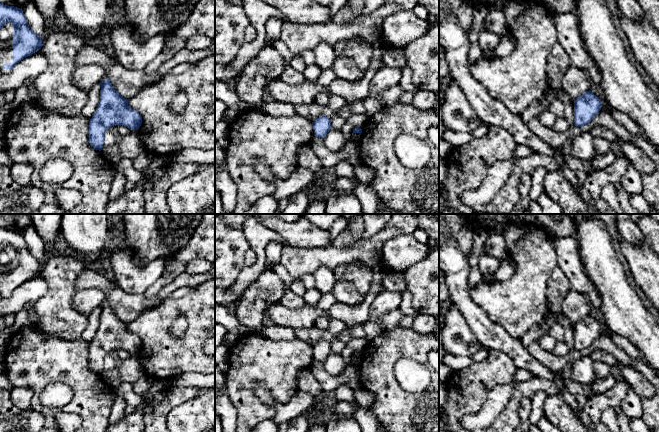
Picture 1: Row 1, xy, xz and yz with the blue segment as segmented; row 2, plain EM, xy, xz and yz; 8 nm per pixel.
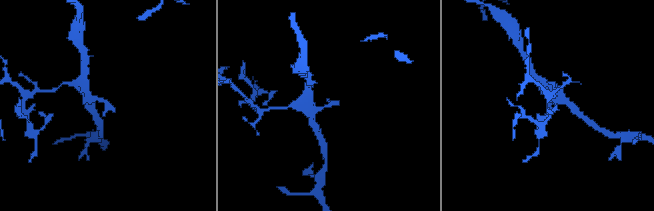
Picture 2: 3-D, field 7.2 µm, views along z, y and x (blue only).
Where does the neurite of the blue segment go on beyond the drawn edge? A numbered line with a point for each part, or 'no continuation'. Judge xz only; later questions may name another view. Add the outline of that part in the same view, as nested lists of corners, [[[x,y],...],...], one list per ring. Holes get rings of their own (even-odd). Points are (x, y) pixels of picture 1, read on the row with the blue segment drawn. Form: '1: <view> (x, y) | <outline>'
no continuation

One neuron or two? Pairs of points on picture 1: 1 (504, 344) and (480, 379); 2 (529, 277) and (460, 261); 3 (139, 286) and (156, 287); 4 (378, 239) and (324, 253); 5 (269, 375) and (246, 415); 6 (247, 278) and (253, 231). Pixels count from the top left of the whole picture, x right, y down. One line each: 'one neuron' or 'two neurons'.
1: two neurons
2: two neurons
3: two neurons
4: one neuron
5: one neuron
6: one neuron

